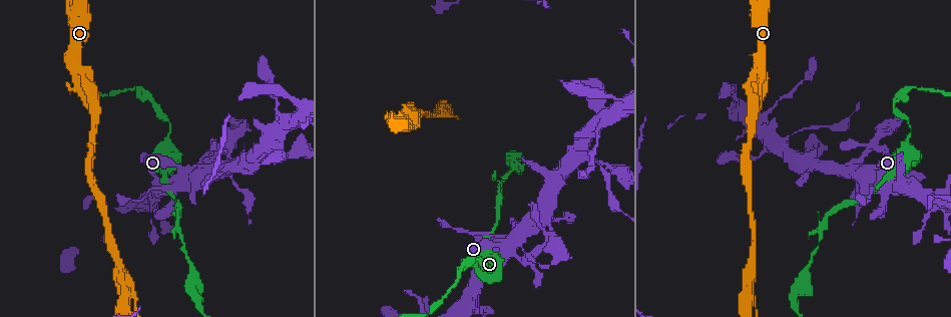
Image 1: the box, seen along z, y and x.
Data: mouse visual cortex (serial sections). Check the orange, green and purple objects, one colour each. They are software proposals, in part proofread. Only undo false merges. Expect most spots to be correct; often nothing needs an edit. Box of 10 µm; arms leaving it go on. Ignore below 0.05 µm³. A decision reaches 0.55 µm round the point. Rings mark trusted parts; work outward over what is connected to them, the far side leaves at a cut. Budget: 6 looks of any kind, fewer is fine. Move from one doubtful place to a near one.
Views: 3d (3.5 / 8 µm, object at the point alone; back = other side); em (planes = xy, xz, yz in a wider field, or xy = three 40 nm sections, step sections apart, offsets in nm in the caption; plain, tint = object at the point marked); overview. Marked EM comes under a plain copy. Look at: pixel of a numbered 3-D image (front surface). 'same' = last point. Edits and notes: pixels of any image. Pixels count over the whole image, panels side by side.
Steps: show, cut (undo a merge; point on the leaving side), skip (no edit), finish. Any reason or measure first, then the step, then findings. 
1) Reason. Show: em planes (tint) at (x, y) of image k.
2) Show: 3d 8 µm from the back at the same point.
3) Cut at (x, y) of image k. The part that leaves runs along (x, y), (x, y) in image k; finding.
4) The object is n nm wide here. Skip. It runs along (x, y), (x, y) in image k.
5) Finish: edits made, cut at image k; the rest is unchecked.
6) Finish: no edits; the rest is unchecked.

Sharp bend. Show: 3d 3.5 µm at (909, 123) of image 1.

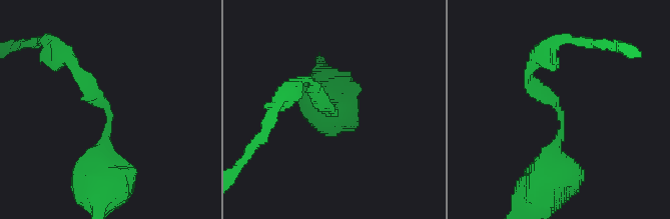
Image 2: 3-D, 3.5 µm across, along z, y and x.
The arms are 150, 400 nm wide; now the EM. Show: em xy step 1 (tint) at (562, 110) of image 2.

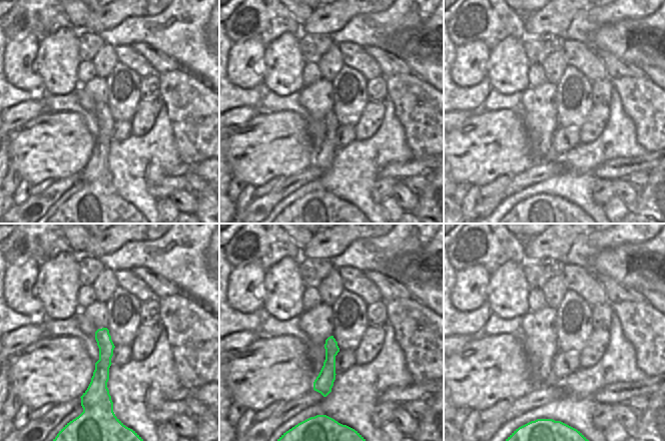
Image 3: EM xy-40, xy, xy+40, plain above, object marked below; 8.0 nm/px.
Skip. It runs along (104, 330), (101, 402) in image 3; continuous, no second cell.

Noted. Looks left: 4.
A narrow waist. Show: 3d 3.5 µm from the back at (748, 293) of image 1.

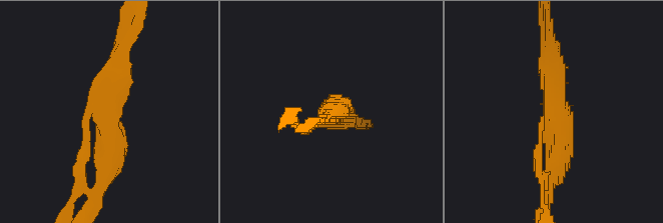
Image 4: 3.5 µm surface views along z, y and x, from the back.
3 arms meet here; the arms are 150, 300, 300 nm wide; need the tissue. Show: em xy step 3 (tint) at (554, 117) of image 4.

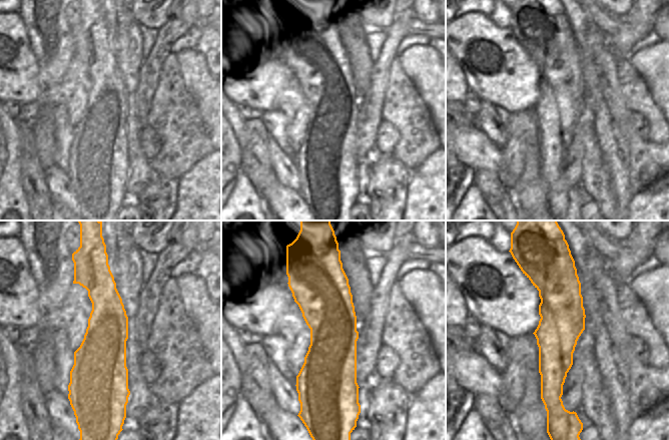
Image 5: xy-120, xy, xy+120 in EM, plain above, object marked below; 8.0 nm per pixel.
The object is 420 nm wide here. Cut at (539, 147) of image 4. The part that leaves runs along (88, 121), (79, 158) in image 4; a second cell is stuck on.

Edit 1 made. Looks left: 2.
Finish: edits made, cut at image 4; the rest is unchecked.

